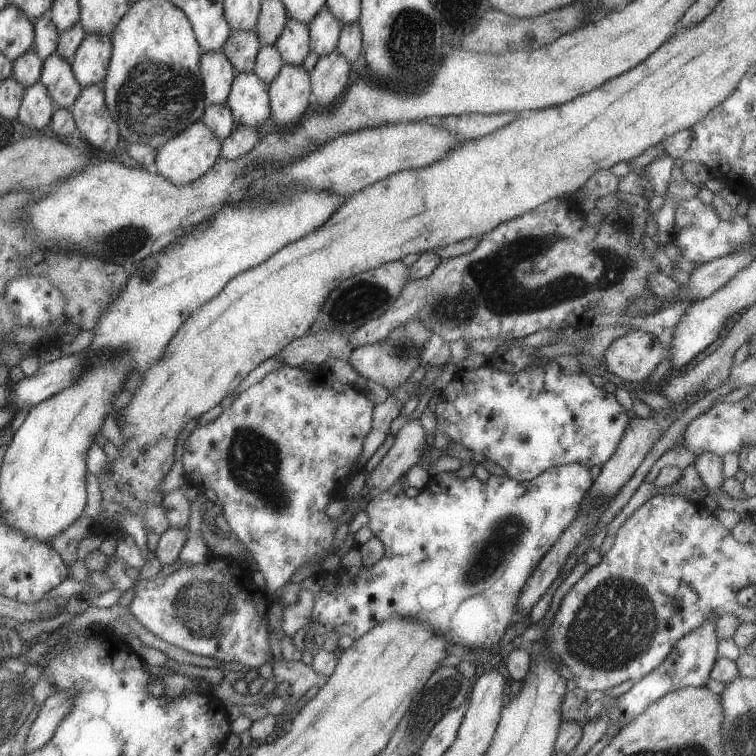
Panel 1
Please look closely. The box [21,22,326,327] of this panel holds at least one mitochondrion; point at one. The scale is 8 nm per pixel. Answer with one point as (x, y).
(154, 97)

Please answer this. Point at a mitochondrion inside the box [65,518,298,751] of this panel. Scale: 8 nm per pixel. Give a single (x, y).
(209, 609)

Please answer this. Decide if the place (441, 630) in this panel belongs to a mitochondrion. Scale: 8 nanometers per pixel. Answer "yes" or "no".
no

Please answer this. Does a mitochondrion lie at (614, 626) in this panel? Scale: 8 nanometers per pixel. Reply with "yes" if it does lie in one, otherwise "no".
yes

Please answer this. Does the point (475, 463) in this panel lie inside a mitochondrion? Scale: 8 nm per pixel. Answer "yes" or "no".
no

